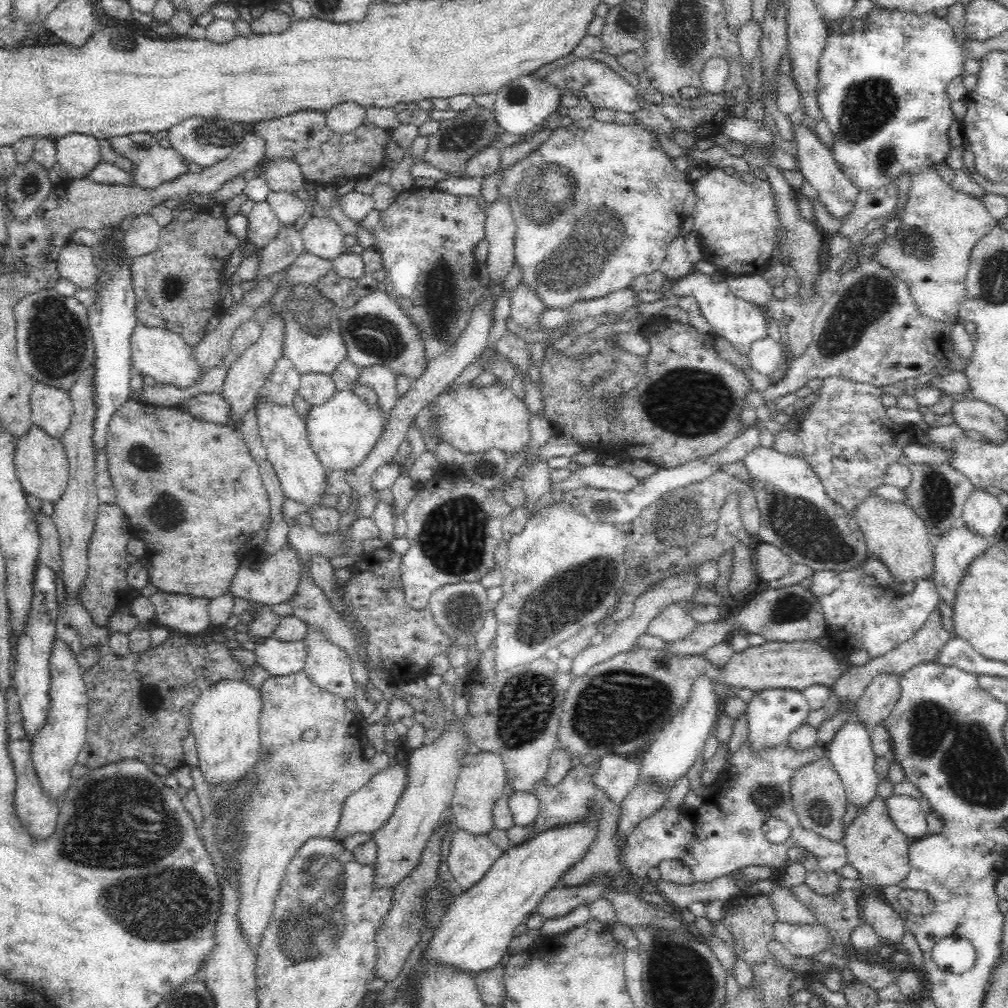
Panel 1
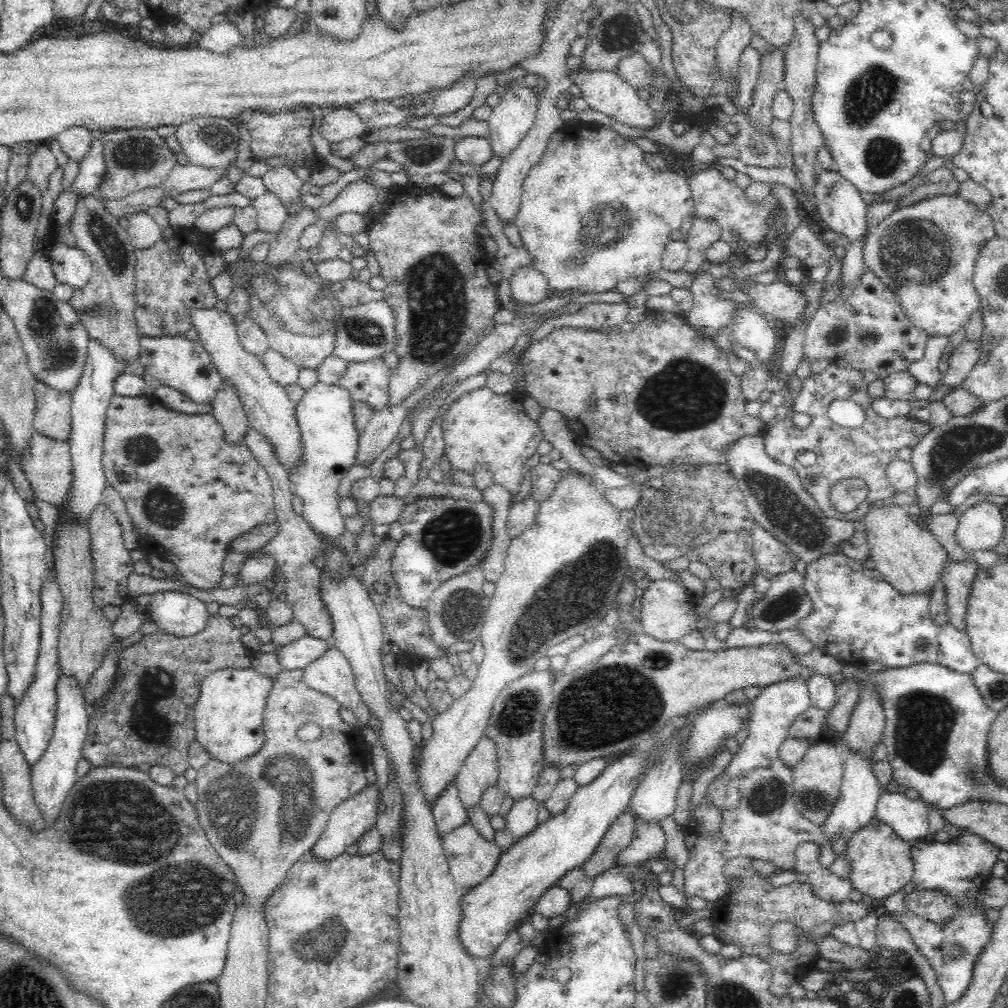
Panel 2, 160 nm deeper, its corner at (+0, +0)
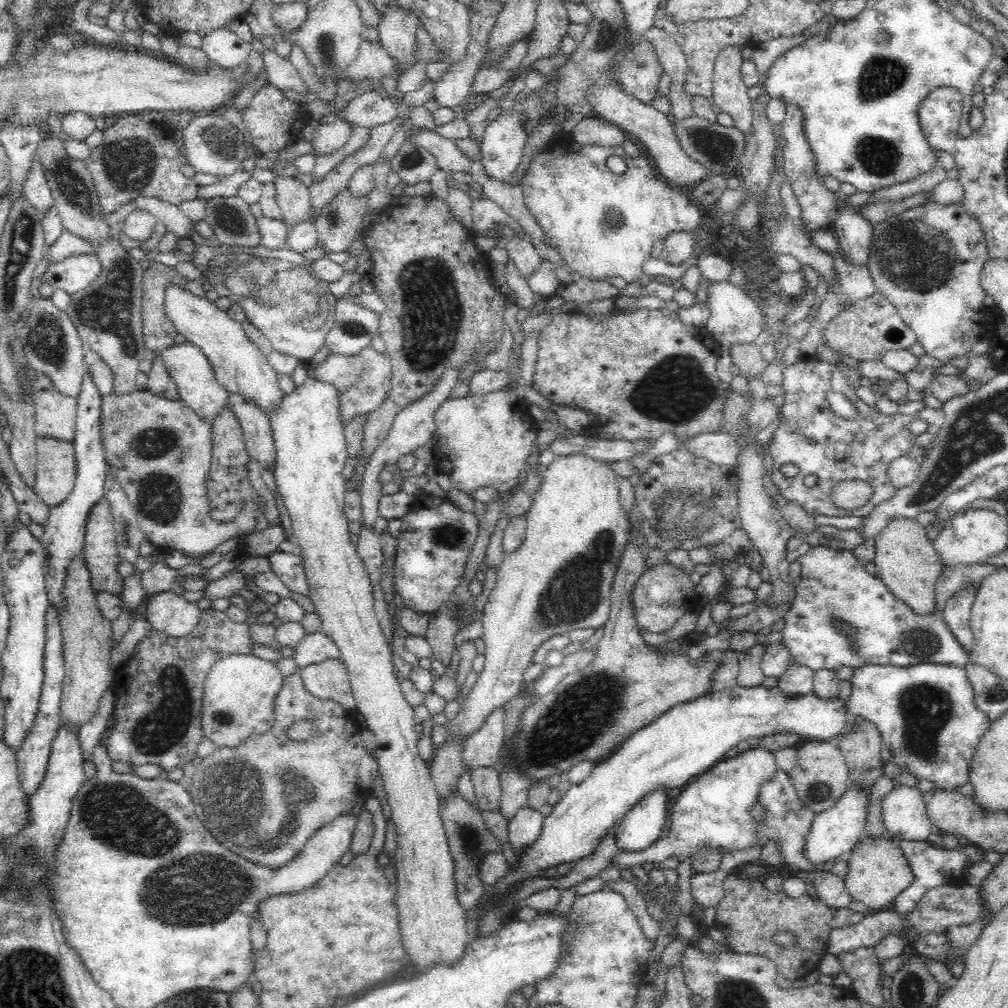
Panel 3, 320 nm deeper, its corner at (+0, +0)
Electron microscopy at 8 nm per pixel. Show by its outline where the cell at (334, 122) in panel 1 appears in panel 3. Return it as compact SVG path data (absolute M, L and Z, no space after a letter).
M336 119L329 124L316 124L309 141L314 147L313 155L317 157L336 153L347 144L350 135L350 125L344 121Z

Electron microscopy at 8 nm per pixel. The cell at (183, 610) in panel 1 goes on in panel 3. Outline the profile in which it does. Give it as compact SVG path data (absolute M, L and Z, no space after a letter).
M174 588L154 593L146 604L146 618L154 630L180 638L192 632L203 610L185 600Z

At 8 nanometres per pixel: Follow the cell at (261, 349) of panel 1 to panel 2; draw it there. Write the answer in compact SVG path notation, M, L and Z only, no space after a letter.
M222 383L212 402L212 412L224 433L224 441L238 445L248 428L249 420L230 383Z

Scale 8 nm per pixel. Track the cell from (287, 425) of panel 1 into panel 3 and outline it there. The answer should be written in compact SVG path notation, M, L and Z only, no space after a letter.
M173 282L166 284L164 311L176 334L181 334L188 343L200 347L210 361L215 377L229 393L243 394L248 400L257 402L267 413L282 402L283 392L278 387L279 374L248 338L241 324L232 320L226 311L220 310L204 295L196 296L193 291Z

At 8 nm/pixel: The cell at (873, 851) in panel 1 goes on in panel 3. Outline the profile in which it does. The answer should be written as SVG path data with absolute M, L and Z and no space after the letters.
M888 836L863 837L856 846L848 852L848 872L845 876L845 887L852 900L862 902L867 906L868 912L876 912L890 908L896 895L912 884L912 869L900 851L898 842Z

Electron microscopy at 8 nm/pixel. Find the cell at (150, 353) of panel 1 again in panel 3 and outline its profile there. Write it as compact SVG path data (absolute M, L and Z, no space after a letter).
M186 341L182 344L173 344L160 352L154 352L152 355L159 353L163 358L166 368L172 380L176 383L179 399L190 408L202 421L212 422L217 414L229 404L229 392L220 384L215 377L210 361L202 353L200 347Z

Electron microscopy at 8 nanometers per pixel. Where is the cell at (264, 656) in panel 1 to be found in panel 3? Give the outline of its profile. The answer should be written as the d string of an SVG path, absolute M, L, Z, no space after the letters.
M322 630L304 635L294 650L296 654L293 660L300 669L326 660L342 660L338 645Z

